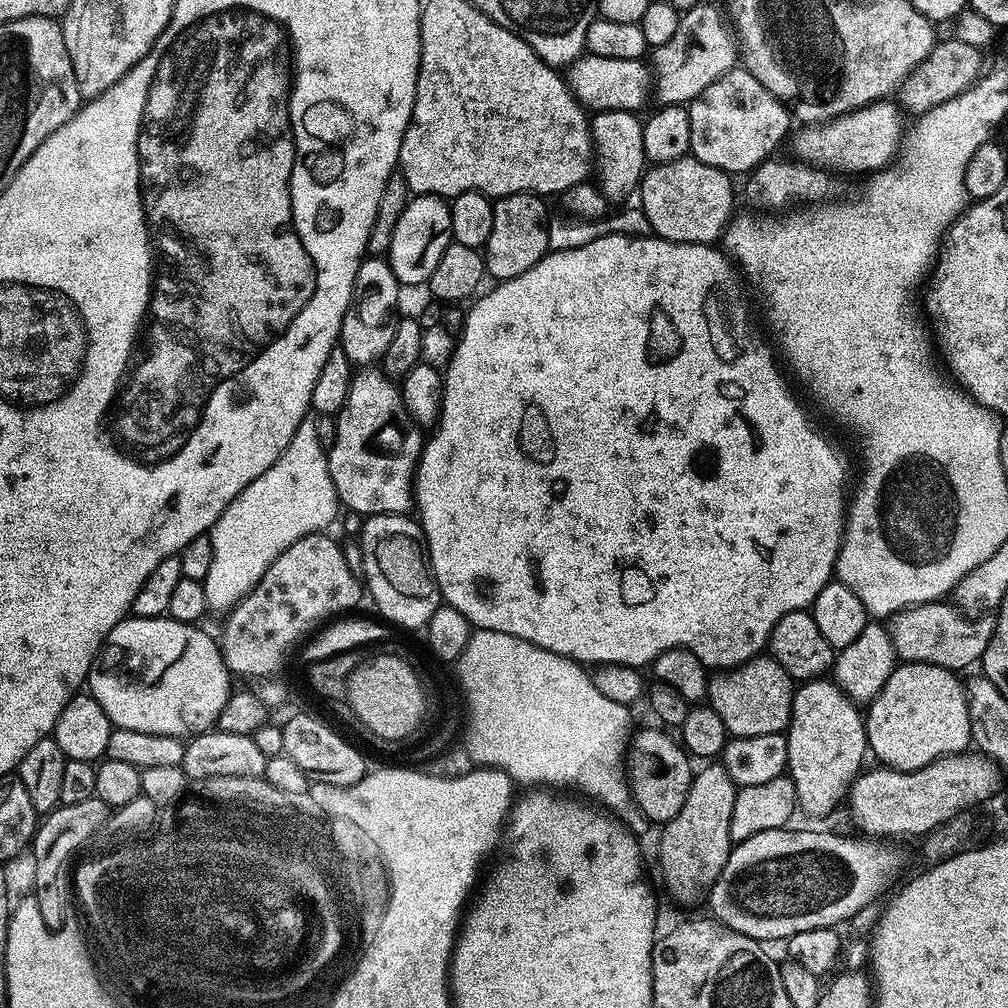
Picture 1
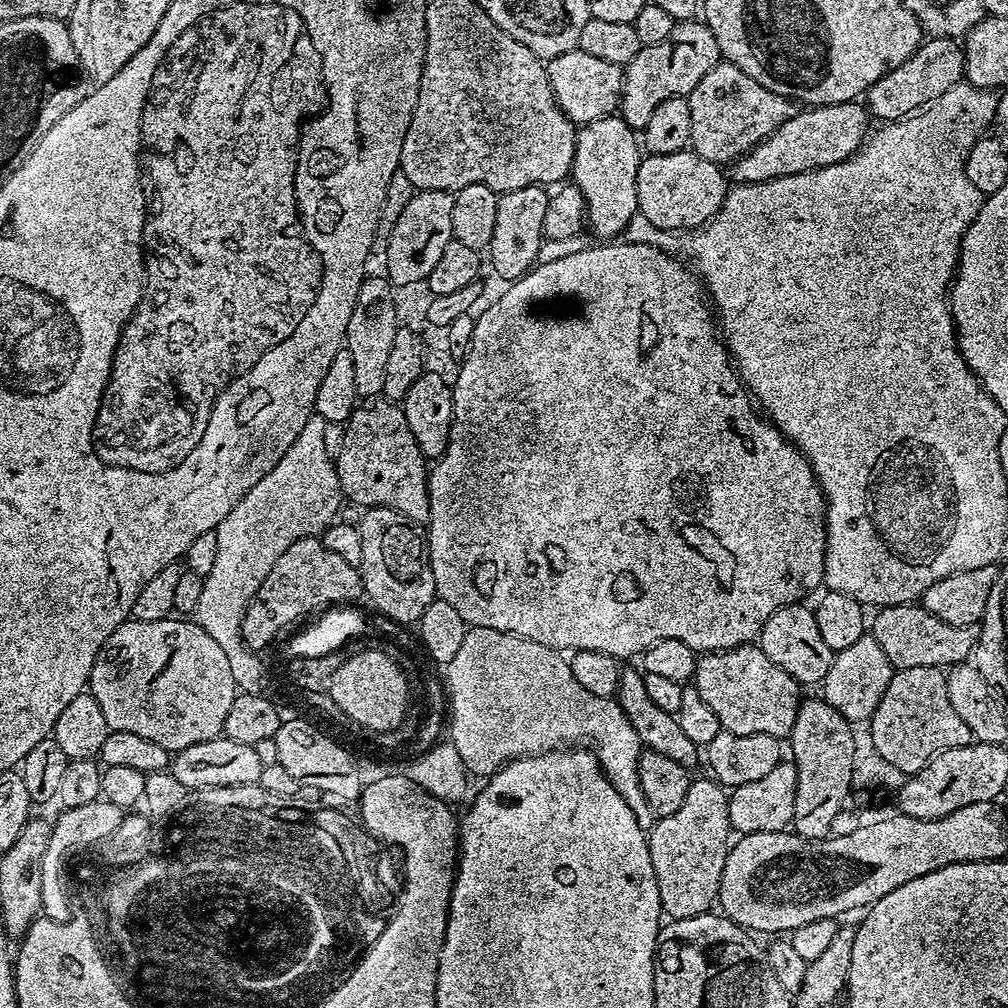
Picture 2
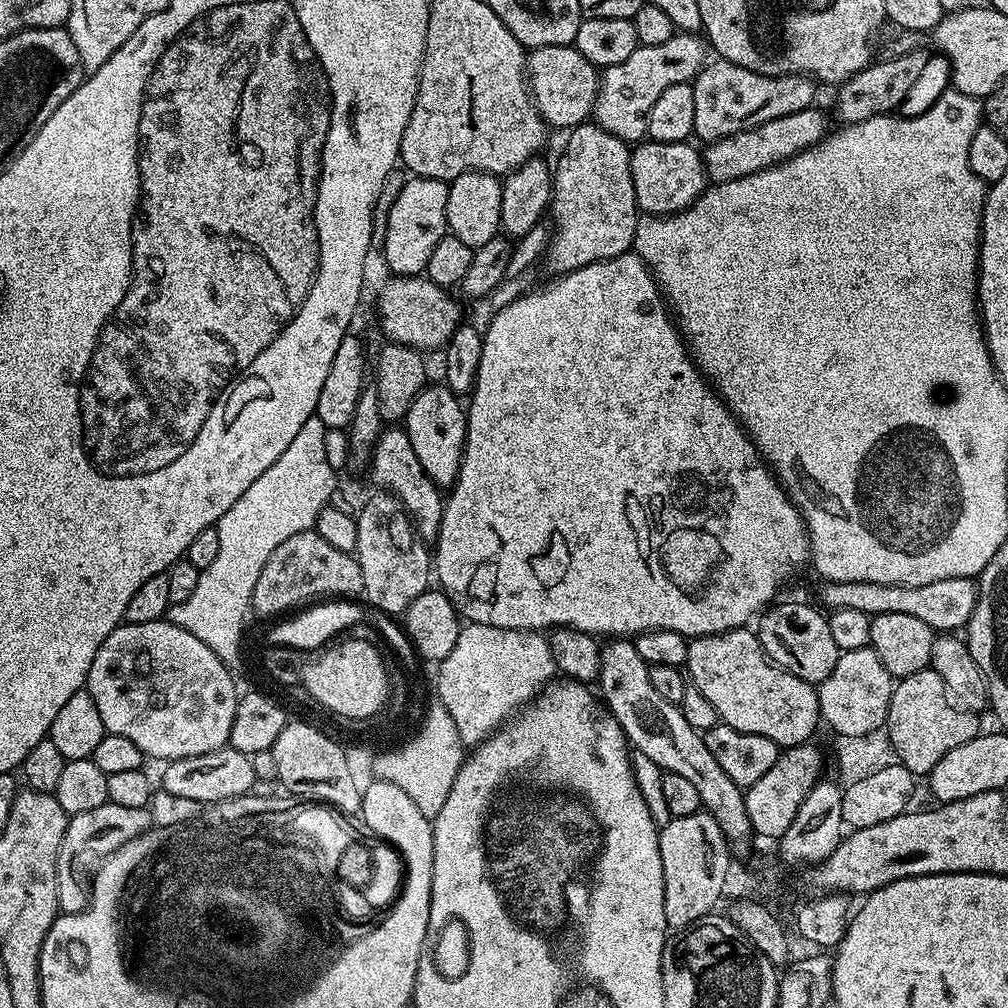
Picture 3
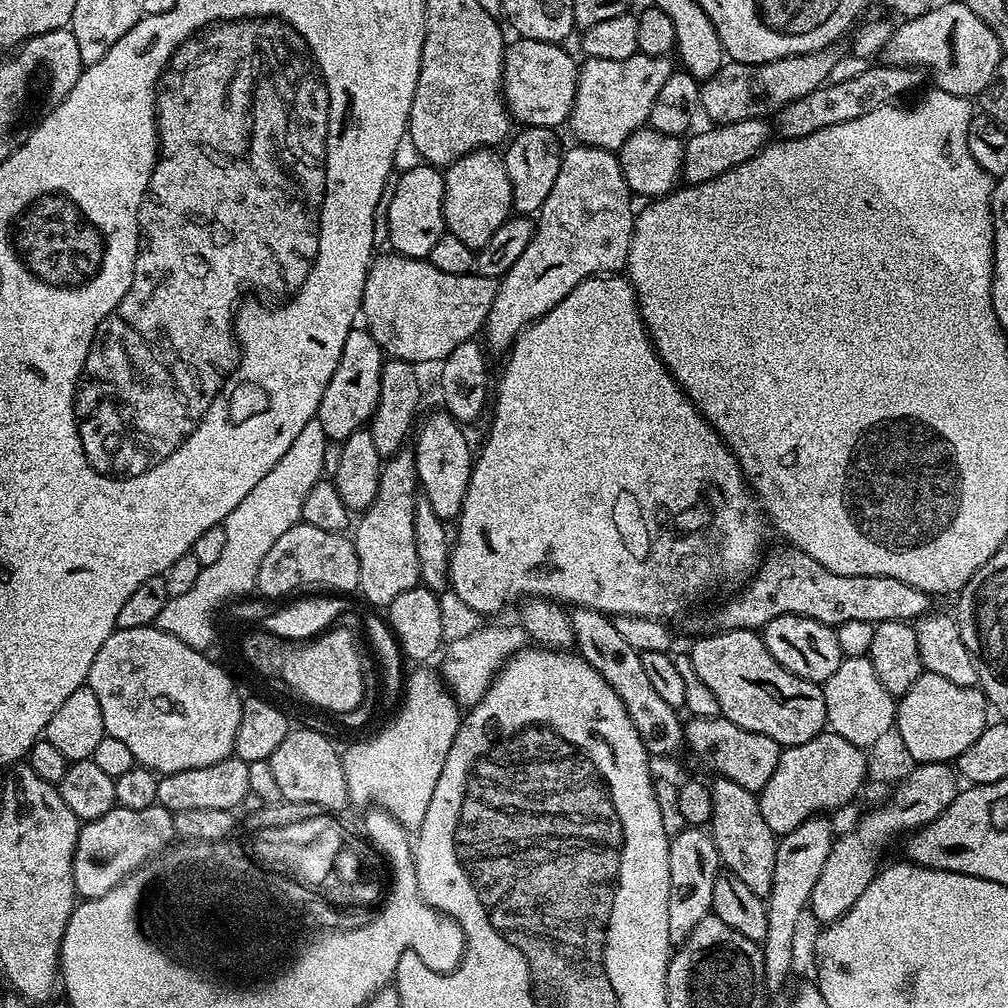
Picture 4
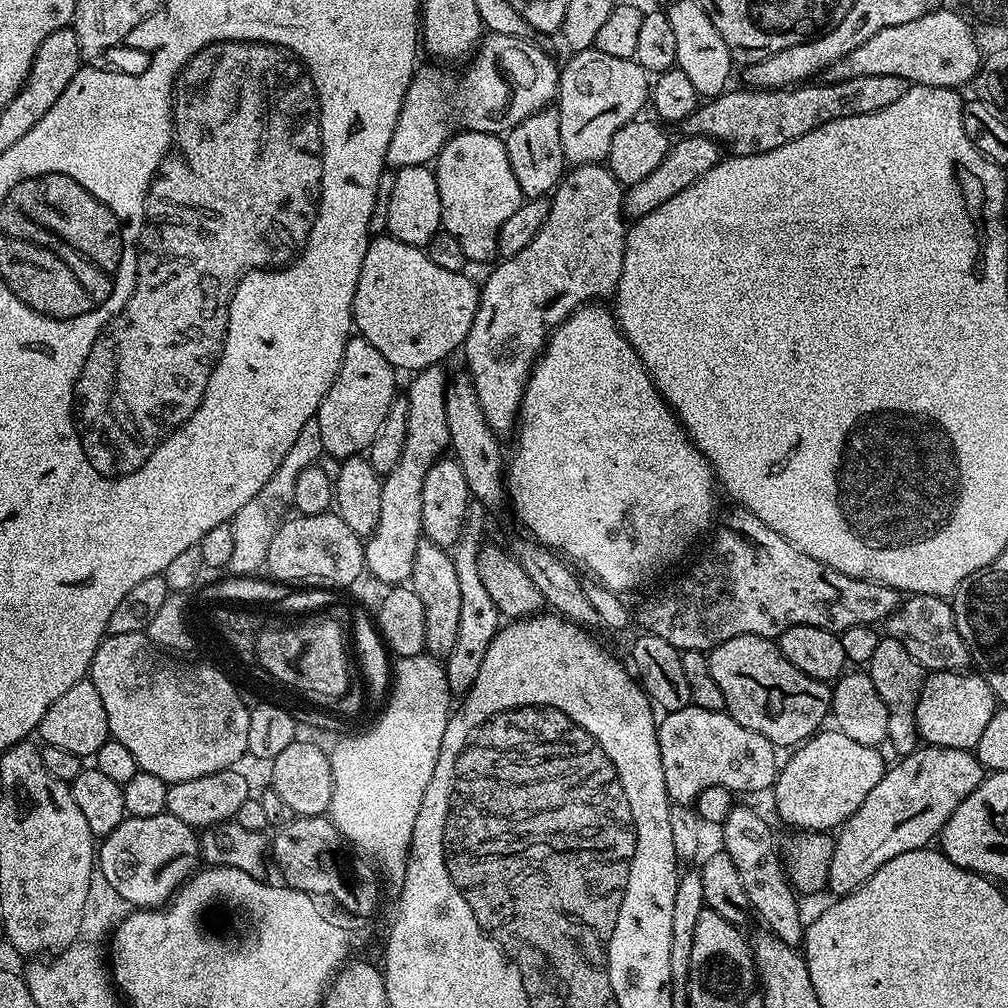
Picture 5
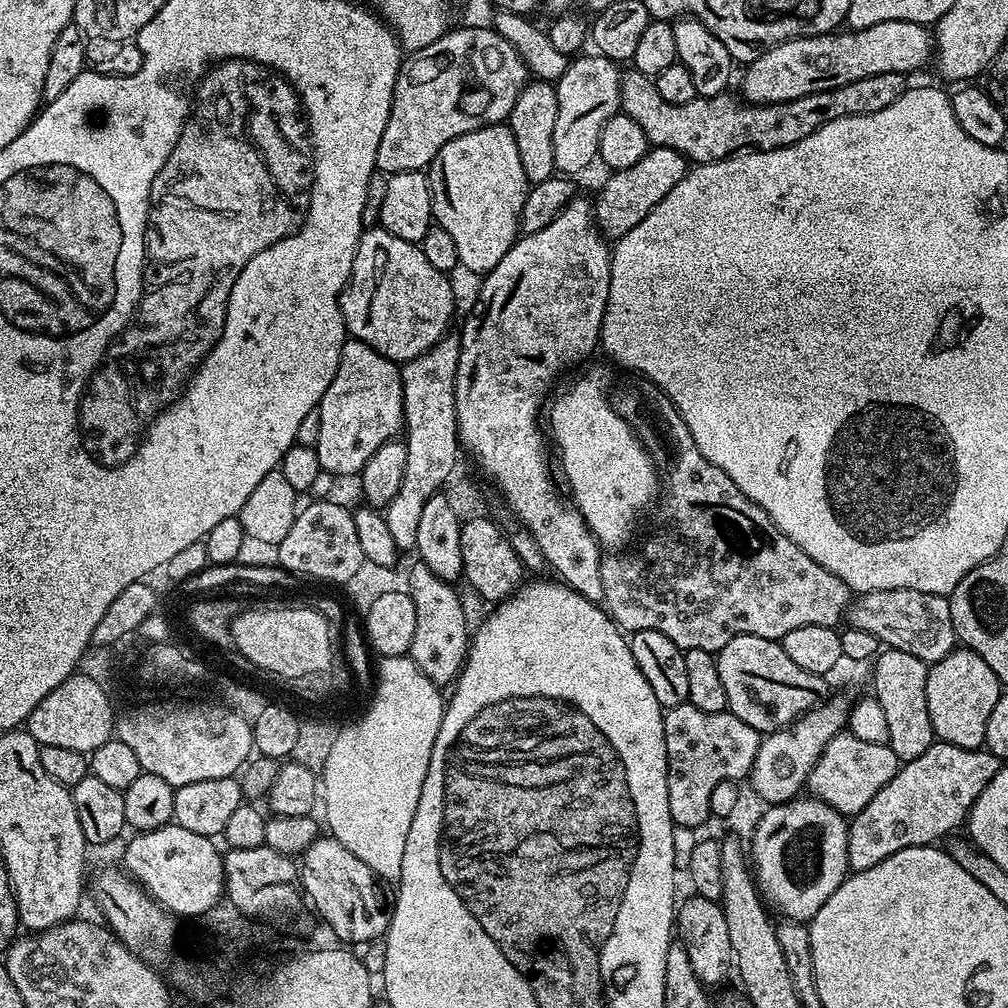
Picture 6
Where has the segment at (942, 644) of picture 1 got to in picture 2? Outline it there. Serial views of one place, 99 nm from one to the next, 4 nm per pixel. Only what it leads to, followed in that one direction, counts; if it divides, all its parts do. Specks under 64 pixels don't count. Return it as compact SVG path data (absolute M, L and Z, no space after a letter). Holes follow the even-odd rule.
M919 603L891 604L879 609L875 613L877 616L870 620L870 635L882 646L882 651L886 653L886 658L890 658L893 669L913 668L914 666L936 666L939 660L947 662L964 662L973 655L974 636L969 629L950 626L950 622L942 622L942 618L934 618Z

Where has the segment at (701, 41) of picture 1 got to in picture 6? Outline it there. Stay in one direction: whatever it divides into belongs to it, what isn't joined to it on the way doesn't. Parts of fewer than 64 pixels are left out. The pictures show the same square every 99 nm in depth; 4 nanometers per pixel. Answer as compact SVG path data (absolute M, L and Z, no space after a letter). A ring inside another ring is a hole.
M580 54L569 63L560 80L555 81L558 94L558 118L554 121L554 166L560 174L580 172L598 156L600 128L620 107L621 69L605 56Z

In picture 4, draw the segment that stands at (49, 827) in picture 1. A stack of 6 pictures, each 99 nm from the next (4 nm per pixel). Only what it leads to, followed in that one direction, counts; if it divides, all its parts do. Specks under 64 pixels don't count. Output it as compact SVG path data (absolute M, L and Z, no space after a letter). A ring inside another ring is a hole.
M154 803L146 810L126 810L117 806L110 810L110 814L102 814L102 818L87 821L78 834L74 854L77 893L84 900L96 900L106 895L128 873L147 864L161 849L173 843L176 827L172 818L173 813Z

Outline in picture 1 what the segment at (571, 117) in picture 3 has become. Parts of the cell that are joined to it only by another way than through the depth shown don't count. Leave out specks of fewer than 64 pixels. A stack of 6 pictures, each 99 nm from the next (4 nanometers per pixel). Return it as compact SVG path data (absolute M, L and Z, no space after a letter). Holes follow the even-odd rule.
M591 54L581 55L575 60L566 72L568 87L585 109L604 112L608 110L622 110L623 112L639 113L640 107L654 96L654 72L643 59L631 60L630 58L602 58Z

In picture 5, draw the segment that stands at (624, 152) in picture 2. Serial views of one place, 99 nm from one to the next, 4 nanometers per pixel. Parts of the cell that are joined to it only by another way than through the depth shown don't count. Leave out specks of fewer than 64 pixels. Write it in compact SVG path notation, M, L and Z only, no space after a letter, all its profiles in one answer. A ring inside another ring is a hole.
M603 163L577 164L565 171L550 200L548 217L546 222L542 222L538 235L522 250L518 250L518 254L501 259L501 264L493 267L489 280L482 285L480 303L462 345L464 360L468 363L466 372L477 391L482 414L497 434L508 432L511 428L513 431L517 427L520 403L532 376L532 366L540 359L540 353L544 351L544 345L555 328L573 312L600 298L596 296L611 297L622 274L626 235L622 207L624 192L611 170Z

